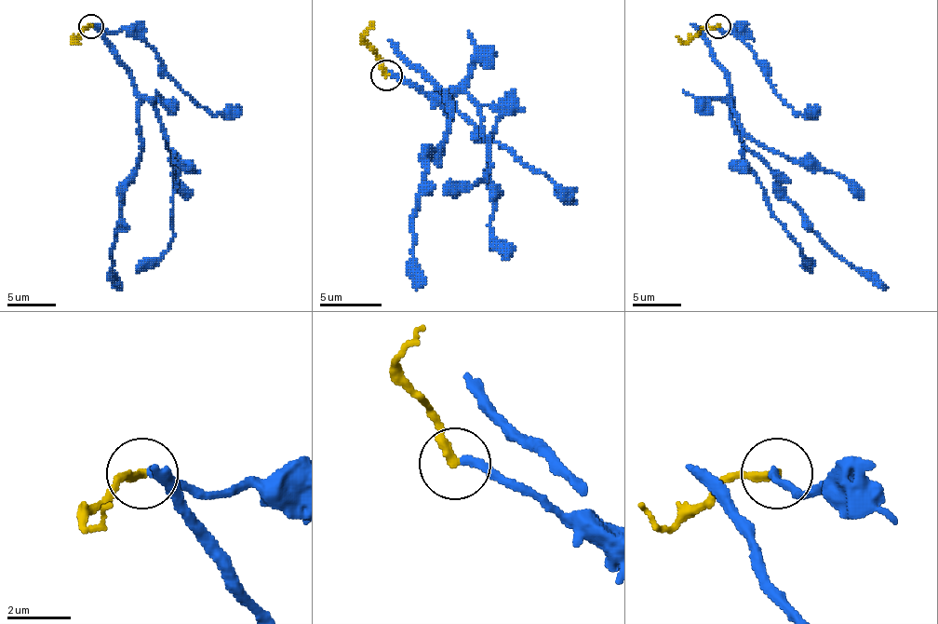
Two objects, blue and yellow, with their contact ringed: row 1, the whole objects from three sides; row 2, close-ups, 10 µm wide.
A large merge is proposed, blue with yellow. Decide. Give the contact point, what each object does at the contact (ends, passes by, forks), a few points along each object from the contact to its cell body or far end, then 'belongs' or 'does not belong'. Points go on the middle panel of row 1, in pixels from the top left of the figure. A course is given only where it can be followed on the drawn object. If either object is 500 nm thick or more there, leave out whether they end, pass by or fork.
at (386, 74); blue ends there; yellow ends there; blue runs (388, 74), (401, 56), (447, 92), (450, 127), (425, 160), (425, 191), (413, 219), (416, 290); yellow runs (385, 74), (382, 59), (364, 37), (373, 21); does not belong

